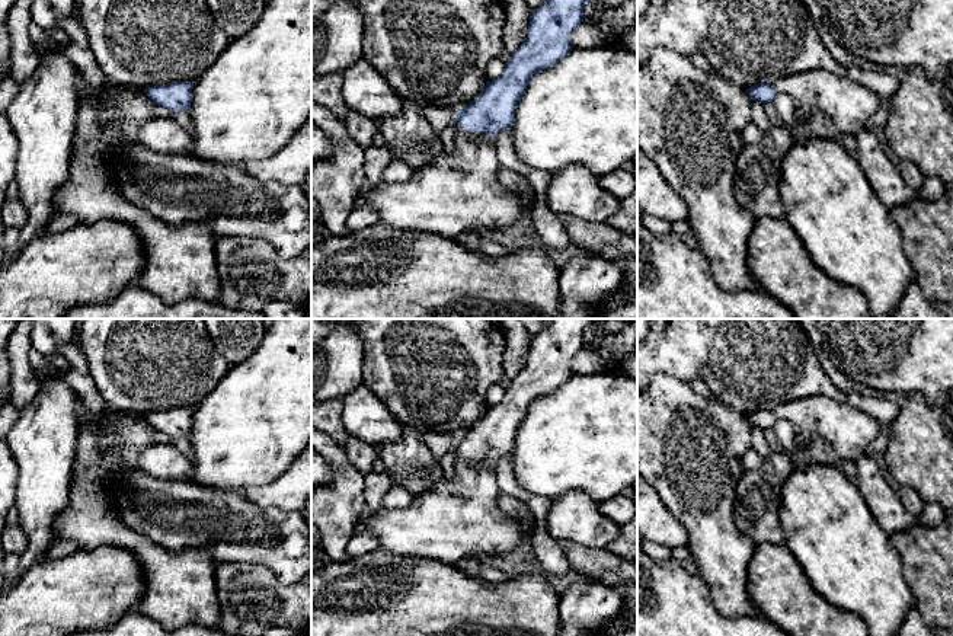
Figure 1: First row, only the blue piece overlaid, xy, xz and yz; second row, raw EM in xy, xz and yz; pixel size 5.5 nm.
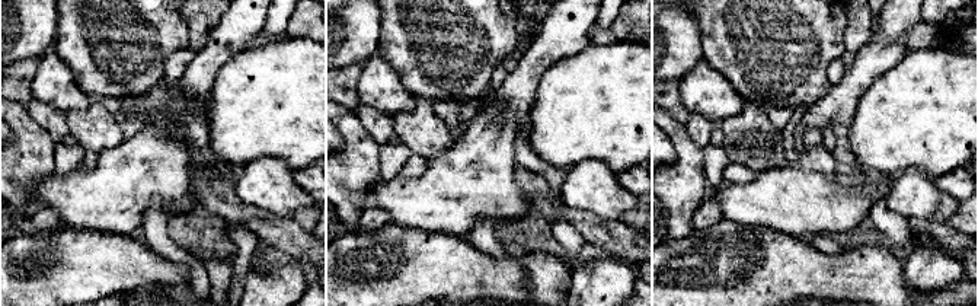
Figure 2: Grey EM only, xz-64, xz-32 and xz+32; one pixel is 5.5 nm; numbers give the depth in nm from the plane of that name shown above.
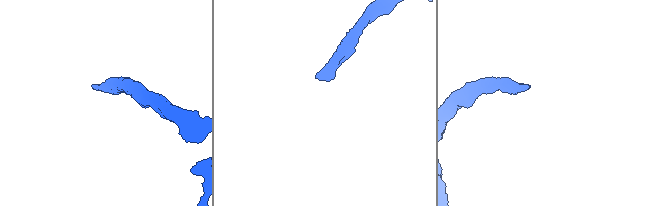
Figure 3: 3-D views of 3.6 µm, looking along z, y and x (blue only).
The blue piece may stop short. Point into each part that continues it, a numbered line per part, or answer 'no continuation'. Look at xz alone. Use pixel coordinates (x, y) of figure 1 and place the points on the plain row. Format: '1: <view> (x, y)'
1: xz (459, 517)

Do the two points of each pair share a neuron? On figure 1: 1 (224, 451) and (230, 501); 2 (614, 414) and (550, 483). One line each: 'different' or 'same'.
1: different
2: same

